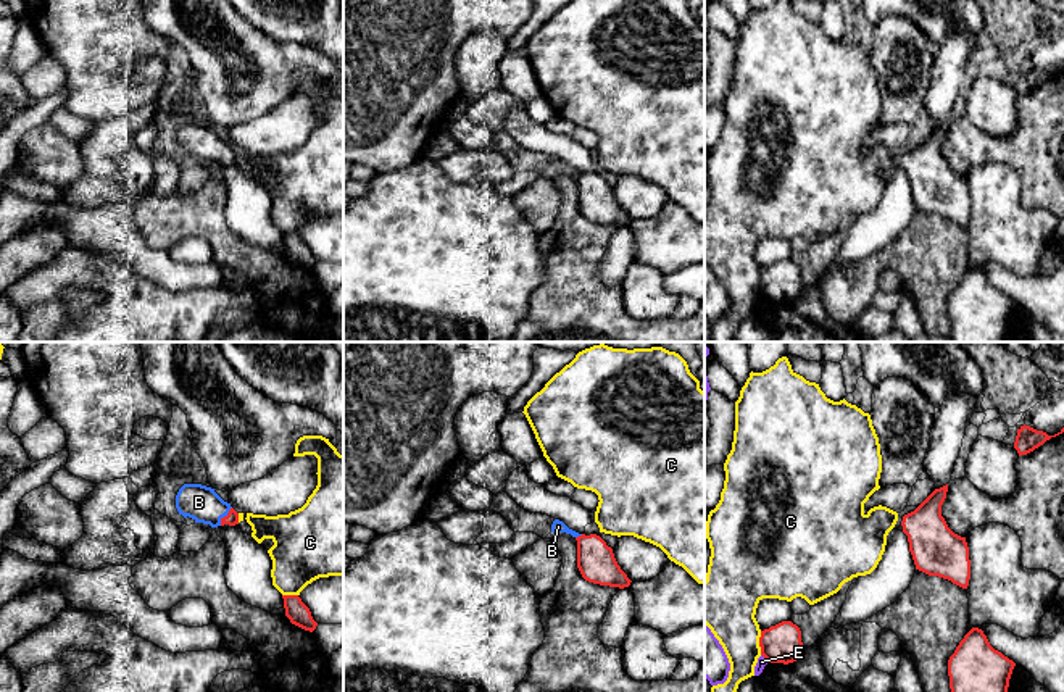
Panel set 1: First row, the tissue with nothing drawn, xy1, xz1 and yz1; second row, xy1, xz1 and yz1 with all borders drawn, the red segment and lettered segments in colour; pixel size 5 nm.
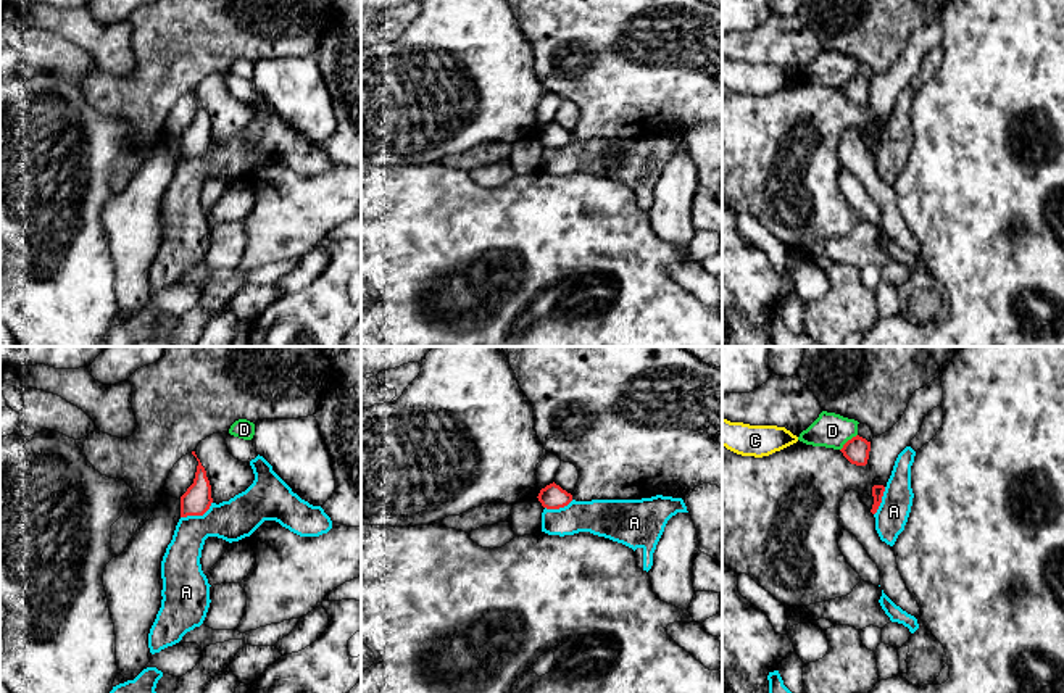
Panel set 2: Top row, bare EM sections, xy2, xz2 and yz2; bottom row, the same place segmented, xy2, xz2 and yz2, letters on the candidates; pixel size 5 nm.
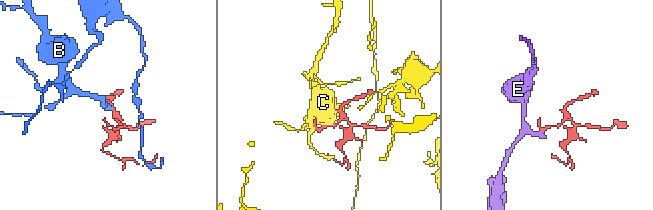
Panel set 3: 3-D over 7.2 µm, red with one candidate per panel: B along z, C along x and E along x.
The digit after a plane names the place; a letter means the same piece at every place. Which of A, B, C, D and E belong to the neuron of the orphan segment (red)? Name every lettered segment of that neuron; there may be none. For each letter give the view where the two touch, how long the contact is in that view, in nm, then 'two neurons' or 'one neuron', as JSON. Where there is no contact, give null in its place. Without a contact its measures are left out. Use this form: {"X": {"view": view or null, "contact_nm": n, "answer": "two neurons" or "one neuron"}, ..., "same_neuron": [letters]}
{"A": {"view": "xy2", "contact_nm": 180, "answer": "two neurons"}, "B": {"view": "xy1", "contact_nm": 110, "answer": "one neuron"}, "C": {"view": "yz1", "contact_nm": 120, "answer": "two neurons"}, "D": {"view": "yz2", "contact_nm": 120, "answer": "two neurons"}, "E": {"view": "yz1", "contact_nm": 60, "answer": "two neurons"}, "same_neuron": ["B"]}

